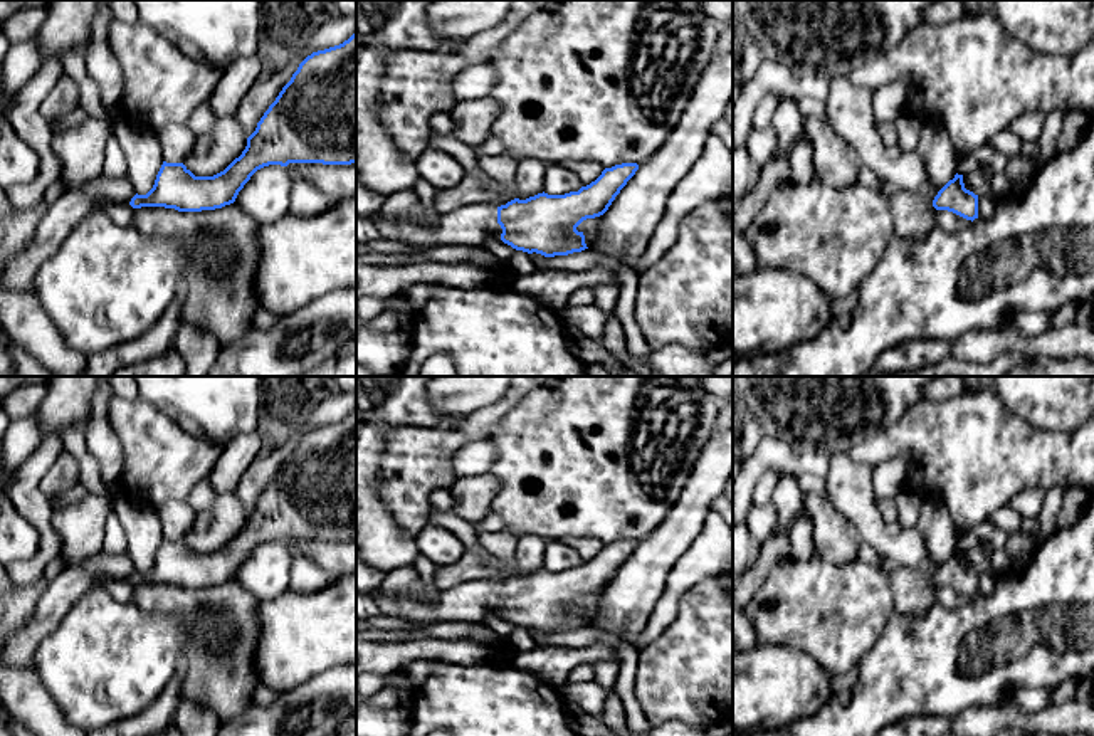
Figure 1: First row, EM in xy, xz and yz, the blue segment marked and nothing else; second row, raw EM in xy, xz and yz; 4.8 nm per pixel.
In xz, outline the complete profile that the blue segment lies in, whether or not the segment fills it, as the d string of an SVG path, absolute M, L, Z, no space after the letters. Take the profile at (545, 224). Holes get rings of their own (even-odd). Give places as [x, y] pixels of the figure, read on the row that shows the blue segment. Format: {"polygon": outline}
{"polygon": "M637 163L605 168L595 181L565 195L543 192L501 207L460 207L440 213L430 227L418 223L420 203L403 218L387 218L380 210L371 218L381 239L400 242L412 250L439 245L482 247L484 240L492 237L528 254L568 255L588 249L576 227L586 218L603 215L637 170Z"}

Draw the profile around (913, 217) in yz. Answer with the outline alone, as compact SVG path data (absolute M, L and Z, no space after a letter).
M891 188L887 195L892 225L897 237L921 240L936 229L933 203L899 188Z

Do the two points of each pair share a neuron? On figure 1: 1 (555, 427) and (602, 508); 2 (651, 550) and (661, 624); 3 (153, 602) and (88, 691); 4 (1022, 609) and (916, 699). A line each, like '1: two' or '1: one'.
1: one
2: two
3: two
4: one

